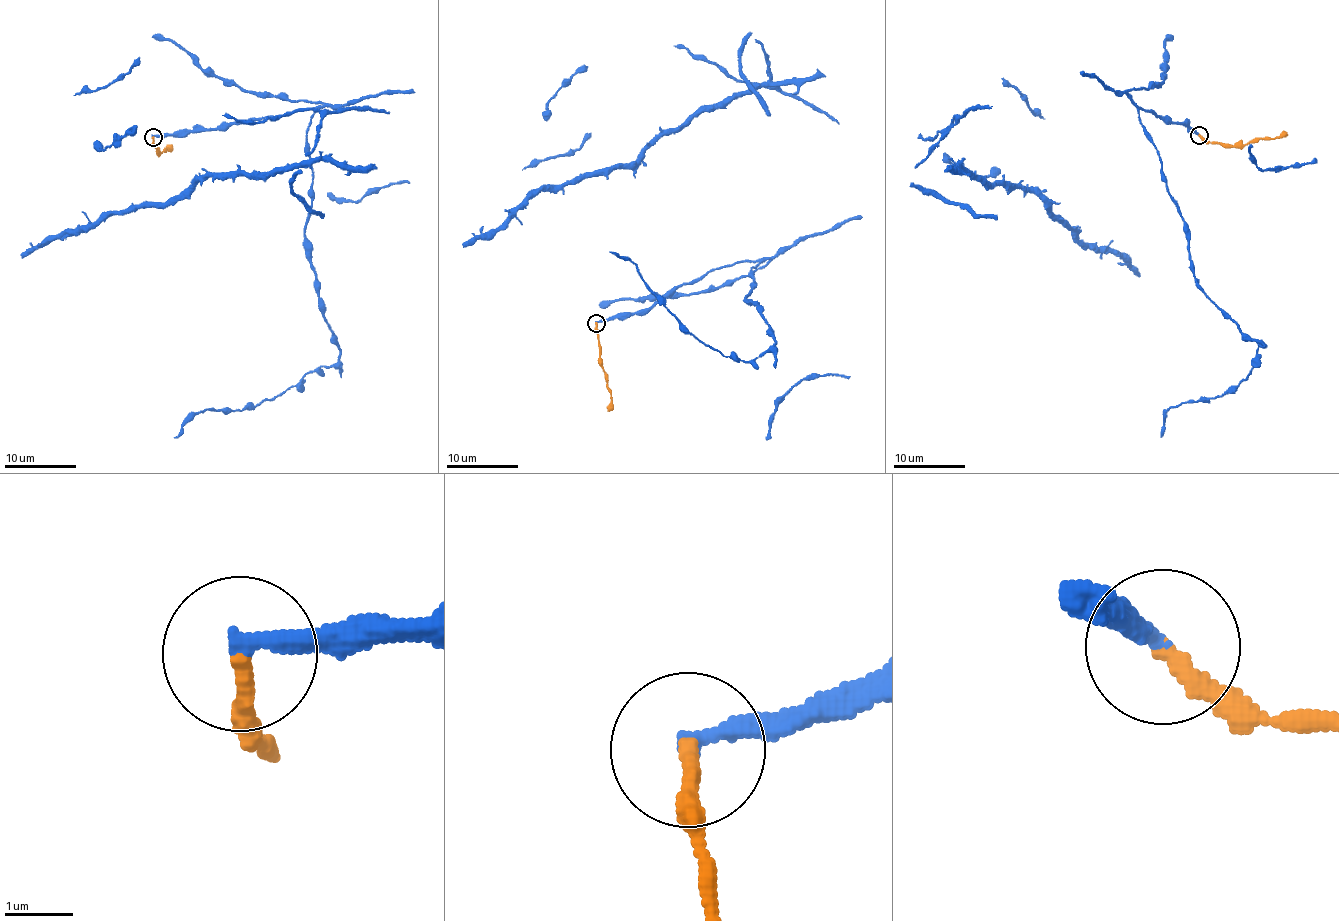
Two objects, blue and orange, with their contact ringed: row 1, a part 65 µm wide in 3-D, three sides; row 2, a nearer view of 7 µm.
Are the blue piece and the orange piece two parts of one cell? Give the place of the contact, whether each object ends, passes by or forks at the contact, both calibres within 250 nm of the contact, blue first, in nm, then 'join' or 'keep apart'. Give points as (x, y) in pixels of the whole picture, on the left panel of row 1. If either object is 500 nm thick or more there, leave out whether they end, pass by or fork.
(153, 137) | blue ends | orange ends | 280/260 nm | keep apart

